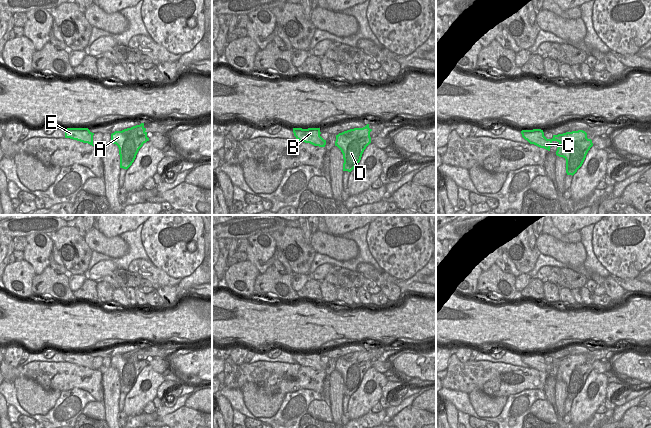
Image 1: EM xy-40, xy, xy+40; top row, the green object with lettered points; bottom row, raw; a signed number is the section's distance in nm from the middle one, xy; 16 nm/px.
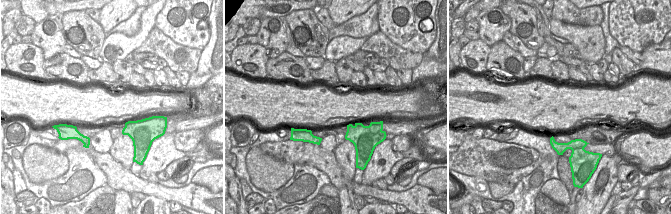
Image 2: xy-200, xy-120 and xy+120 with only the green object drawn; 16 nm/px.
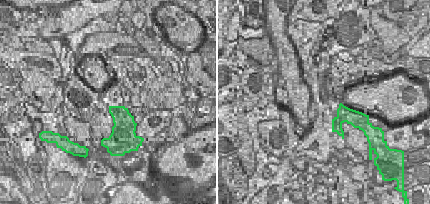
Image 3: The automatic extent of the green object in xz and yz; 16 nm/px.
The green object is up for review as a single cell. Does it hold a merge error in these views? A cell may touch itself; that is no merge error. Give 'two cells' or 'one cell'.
two cells

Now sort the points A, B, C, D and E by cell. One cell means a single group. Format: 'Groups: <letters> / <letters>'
Groups: A D / B C E.

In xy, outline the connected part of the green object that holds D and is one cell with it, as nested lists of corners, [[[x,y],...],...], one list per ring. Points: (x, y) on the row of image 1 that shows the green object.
[[[343,133],[336,135],[335,146],[343,154],[343,171],[351,172],[361,160],[366,147],[371,143],[371,137],[348,138]]]

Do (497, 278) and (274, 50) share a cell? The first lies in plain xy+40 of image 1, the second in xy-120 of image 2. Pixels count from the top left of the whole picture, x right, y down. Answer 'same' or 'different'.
different

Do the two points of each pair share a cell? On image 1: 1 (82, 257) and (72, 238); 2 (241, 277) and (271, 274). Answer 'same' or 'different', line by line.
1: same
2: different

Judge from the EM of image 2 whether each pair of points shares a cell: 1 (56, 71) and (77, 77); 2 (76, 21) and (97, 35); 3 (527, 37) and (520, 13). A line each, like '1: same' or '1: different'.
1: same
2: same
3: same

